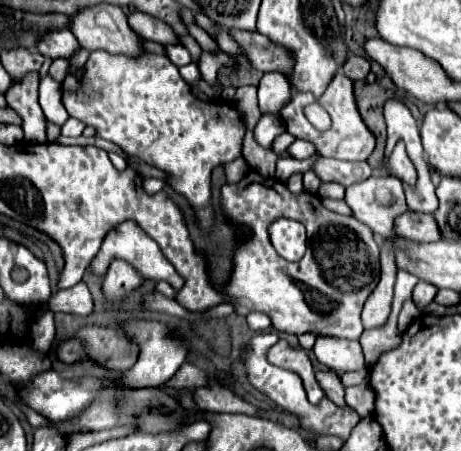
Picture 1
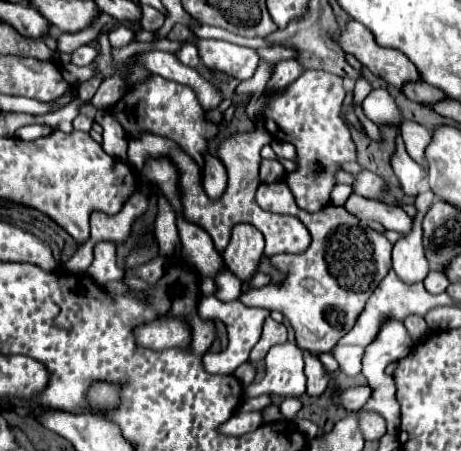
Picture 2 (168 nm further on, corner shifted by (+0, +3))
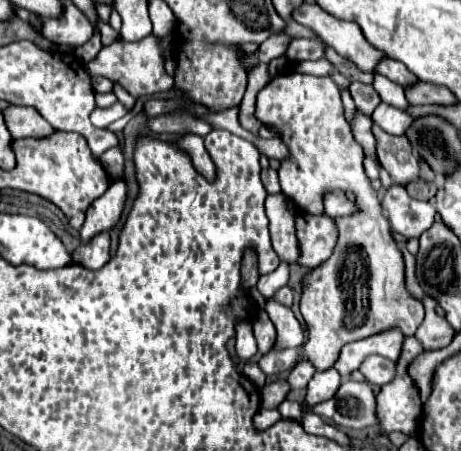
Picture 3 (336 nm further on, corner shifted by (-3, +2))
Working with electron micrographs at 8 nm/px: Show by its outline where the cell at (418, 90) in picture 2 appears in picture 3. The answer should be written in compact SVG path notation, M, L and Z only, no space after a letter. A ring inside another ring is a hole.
M384 58L378 64L378 70L376 72L380 72L382 76L386 76L388 80L400 84L402 88L408 88L408 86L418 84L418 78L414 74L410 74L410 70L406 70L406 66L402 66L402 62L392 60L392 58Z

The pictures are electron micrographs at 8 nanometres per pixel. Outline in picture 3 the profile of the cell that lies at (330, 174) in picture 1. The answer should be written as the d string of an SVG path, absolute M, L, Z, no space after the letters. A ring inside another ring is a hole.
M392 184L384 196L380 198L384 212L388 212L388 220L394 232L404 238L418 238L424 230L428 230L434 222L436 210L430 202L420 202L408 196L404 186Z

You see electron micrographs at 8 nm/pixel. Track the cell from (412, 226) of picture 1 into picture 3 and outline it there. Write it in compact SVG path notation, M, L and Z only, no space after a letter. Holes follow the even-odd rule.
M342 190L328 192L324 196L324 208L326 208L326 216L330 216L330 218L336 218L336 216L352 216L352 214L358 212L356 200L348 200Z

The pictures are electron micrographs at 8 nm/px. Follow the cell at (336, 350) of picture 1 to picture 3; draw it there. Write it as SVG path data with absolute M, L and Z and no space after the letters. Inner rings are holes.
M372 354L372 356L366 356L362 360L360 372L364 374L366 382L370 382L374 386L382 386L394 378L394 362L388 358Z

